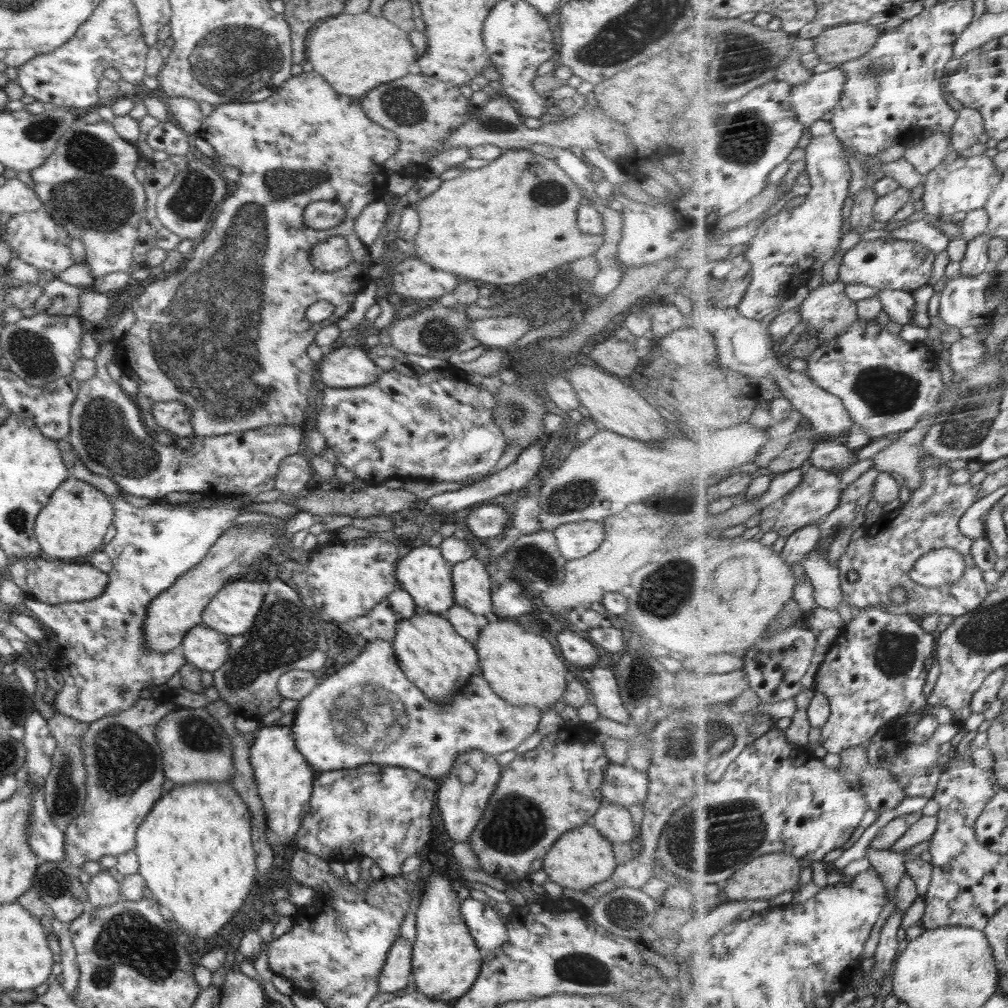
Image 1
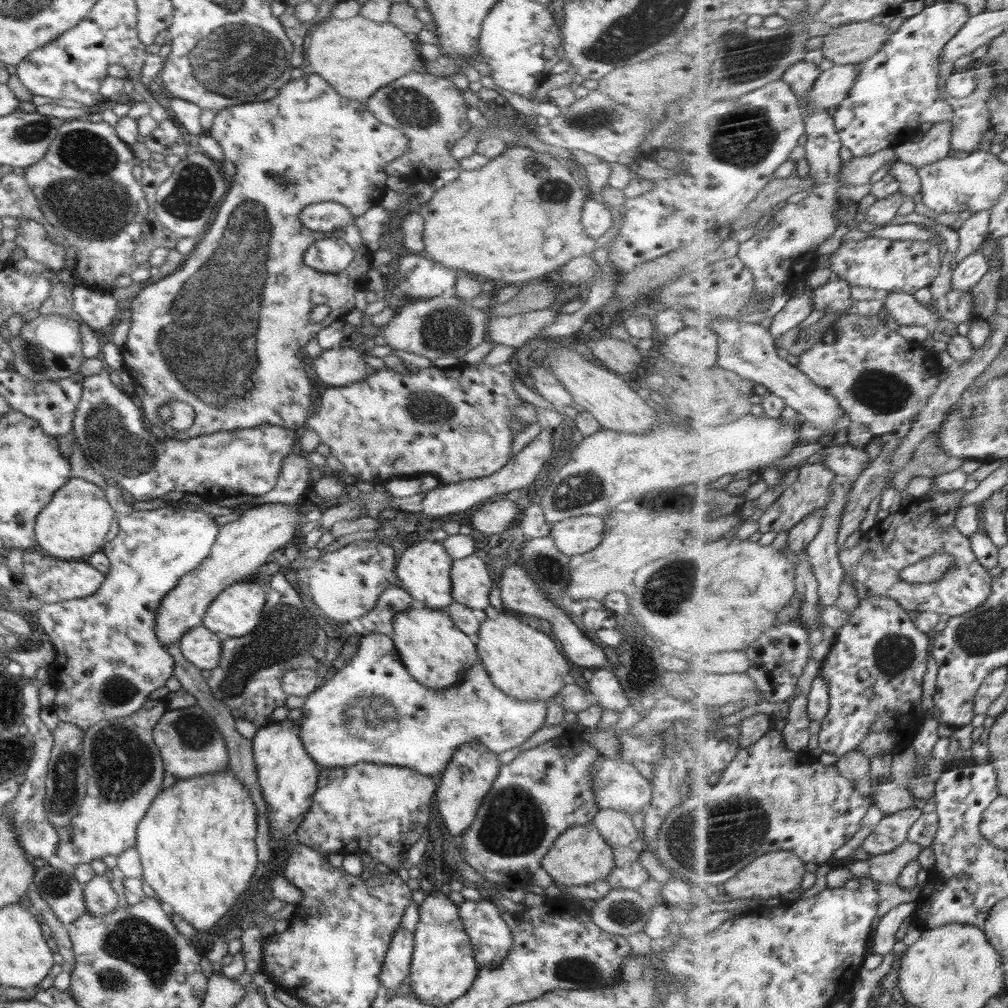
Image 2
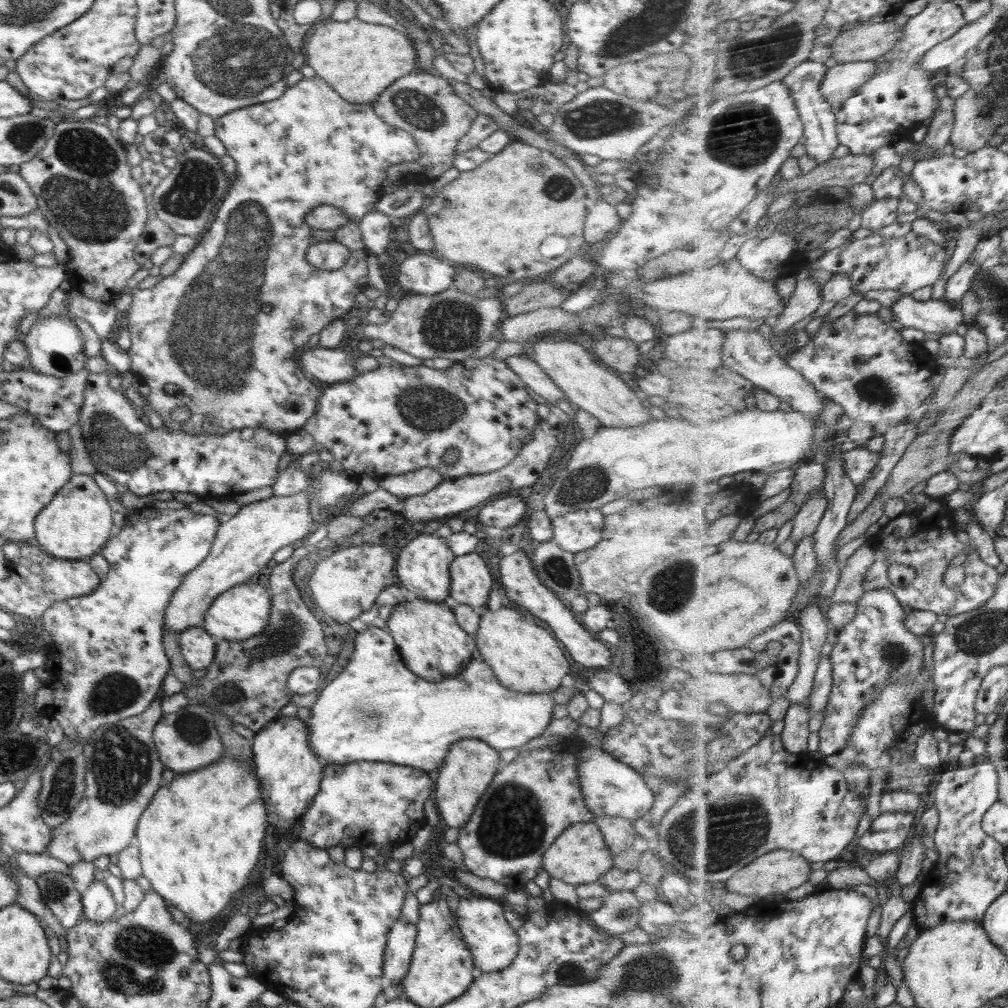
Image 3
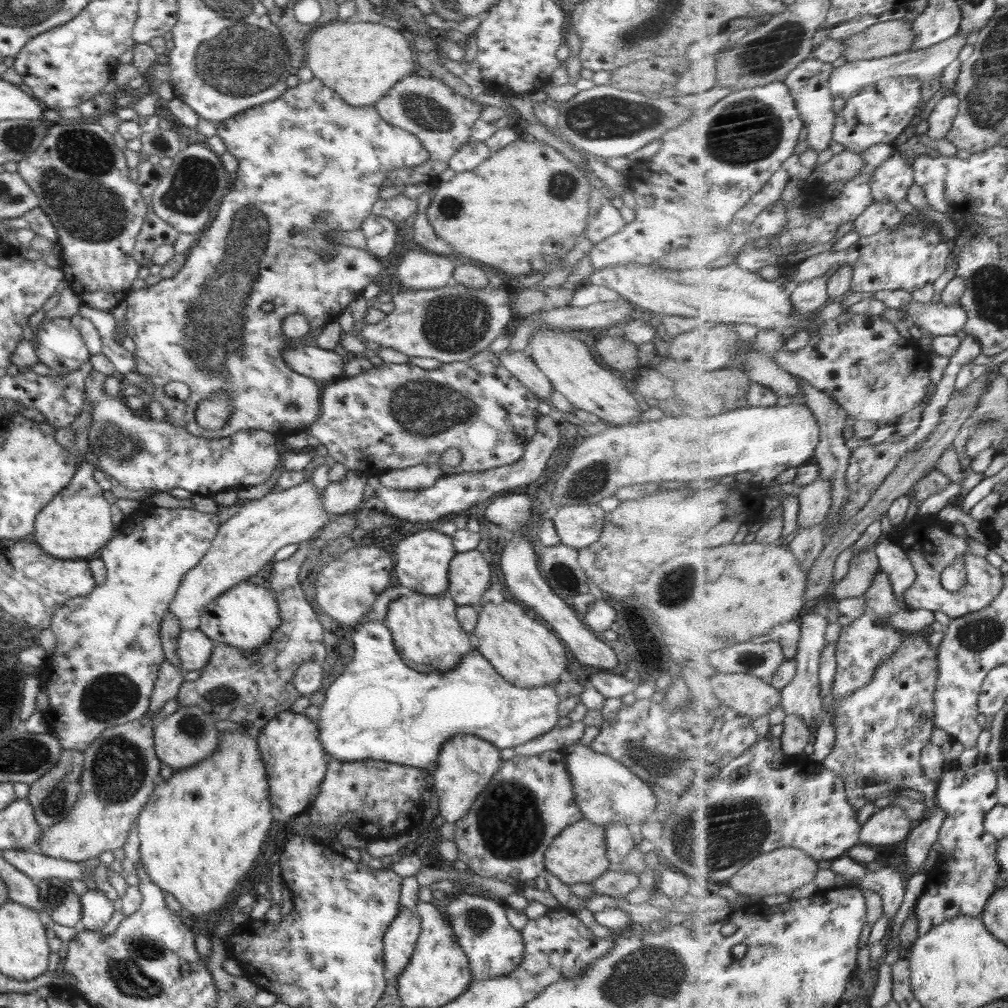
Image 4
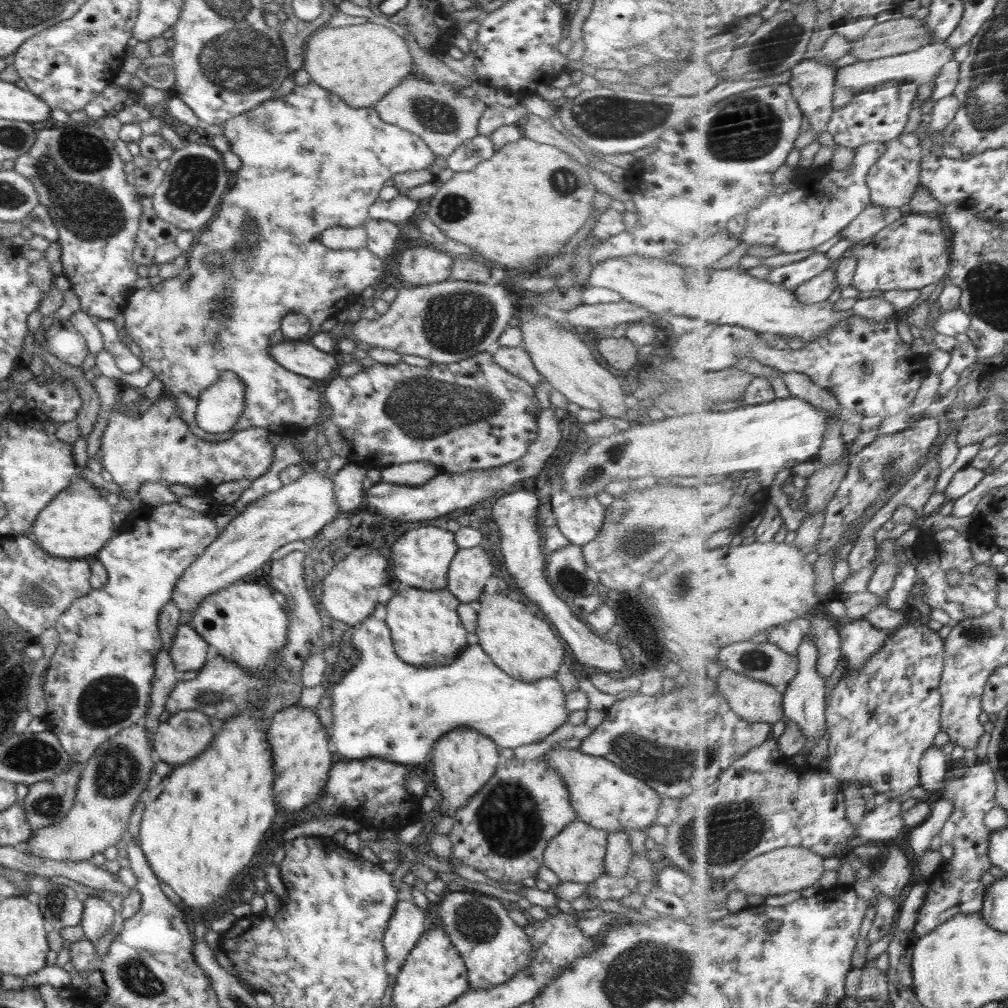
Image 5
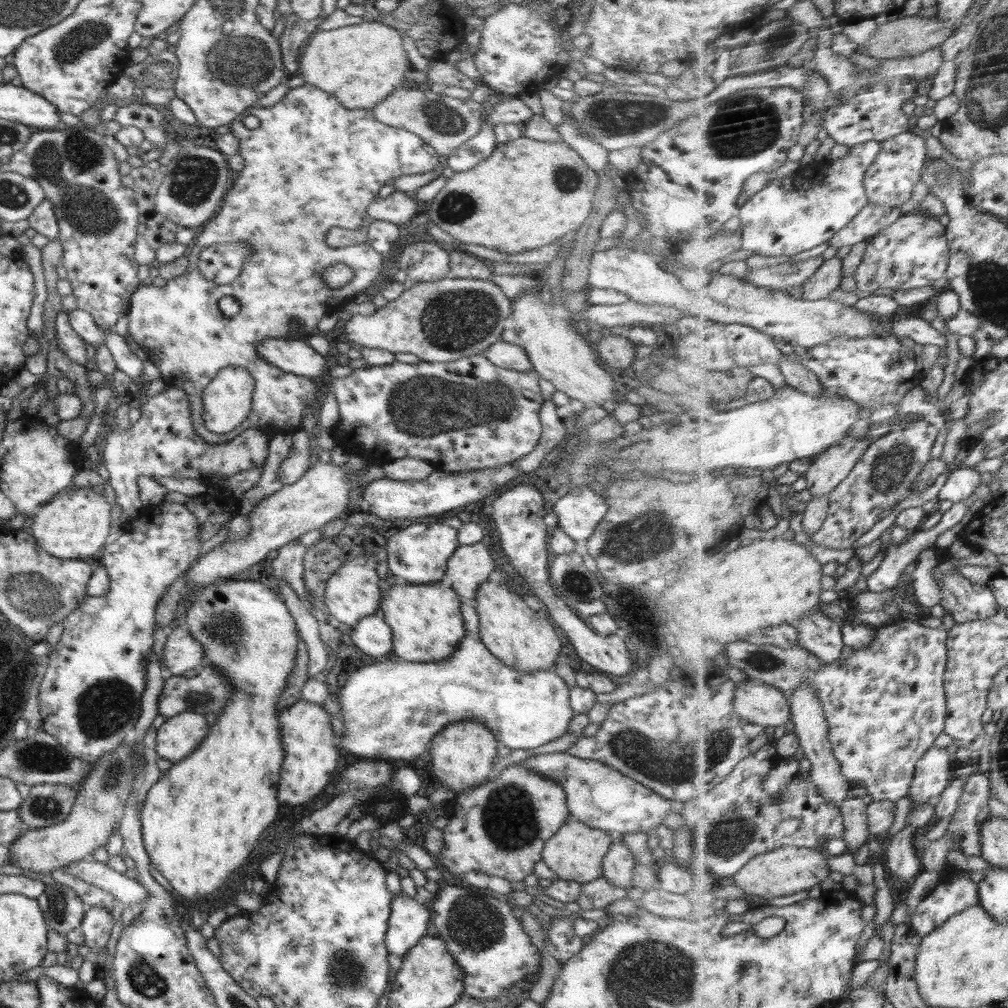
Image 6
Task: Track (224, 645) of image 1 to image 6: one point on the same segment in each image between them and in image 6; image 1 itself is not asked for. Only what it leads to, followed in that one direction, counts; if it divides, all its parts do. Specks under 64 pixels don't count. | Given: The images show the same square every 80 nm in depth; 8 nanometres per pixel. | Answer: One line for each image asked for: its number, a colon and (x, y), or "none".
2: (202, 647)
3: (198, 647)
4: (194, 648)
5: (189, 651)
6: (182, 651)

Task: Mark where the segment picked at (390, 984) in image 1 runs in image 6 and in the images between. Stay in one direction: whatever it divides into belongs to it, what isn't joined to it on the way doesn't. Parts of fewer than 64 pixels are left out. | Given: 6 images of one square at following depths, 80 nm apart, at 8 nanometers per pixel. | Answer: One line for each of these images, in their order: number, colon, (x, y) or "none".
2: (397, 963)
3: (400, 945)
4: (400, 939)
5: (406, 925)
6: (408, 920)

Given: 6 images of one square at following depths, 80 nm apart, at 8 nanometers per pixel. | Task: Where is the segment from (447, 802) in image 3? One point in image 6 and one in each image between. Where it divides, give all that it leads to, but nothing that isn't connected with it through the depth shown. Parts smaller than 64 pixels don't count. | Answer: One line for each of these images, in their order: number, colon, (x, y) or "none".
4: (465, 764)
5: (463, 760)
6: (463, 753)

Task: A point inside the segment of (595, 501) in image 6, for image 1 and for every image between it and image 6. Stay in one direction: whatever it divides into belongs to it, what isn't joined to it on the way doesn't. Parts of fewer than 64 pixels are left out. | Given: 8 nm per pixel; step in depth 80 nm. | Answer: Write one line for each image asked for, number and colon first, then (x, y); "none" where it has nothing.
1: (575, 540)
2: (577, 535)
3: (577, 531)
4: (578, 526)
5: (579, 520)

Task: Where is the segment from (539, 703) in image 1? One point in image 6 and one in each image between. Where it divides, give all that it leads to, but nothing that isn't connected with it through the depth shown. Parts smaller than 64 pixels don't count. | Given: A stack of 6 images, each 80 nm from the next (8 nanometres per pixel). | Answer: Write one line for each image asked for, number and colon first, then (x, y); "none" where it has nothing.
2: (523, 662)
3: (525, 657)
4: (527, 654)
5: (524, 646)
6: (524, 640)

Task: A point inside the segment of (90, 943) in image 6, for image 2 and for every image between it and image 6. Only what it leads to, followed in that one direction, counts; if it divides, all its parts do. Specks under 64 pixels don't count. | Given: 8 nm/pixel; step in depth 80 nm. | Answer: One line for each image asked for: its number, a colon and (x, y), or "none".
2: (99, 895)
3: (98, 902)
4: (97, 910)
5: (98, 915)

